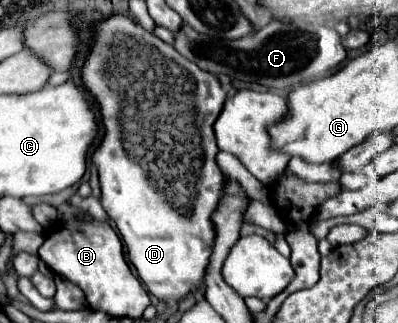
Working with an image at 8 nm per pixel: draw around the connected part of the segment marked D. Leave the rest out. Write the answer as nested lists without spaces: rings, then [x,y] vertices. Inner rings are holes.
[[[111,16],[109,20],[99,22],[95,32],[97,36],[83,68],[83,82],[97,98],[105,124],[105,140],[93,154],[103,192],[101,204],[117,226],[129,250],[129,260],[137,268],[147,292],[161,302],[181,300],[201,286],[213,254],[217,234],[211,214],[217,210],[225,188],[225,176],[215,162],[219,150],[213,122],[217,120],[227,94],[217,76],[201,70],[197,64],[183,58],[171,44],[145,32],[127,16]]]

